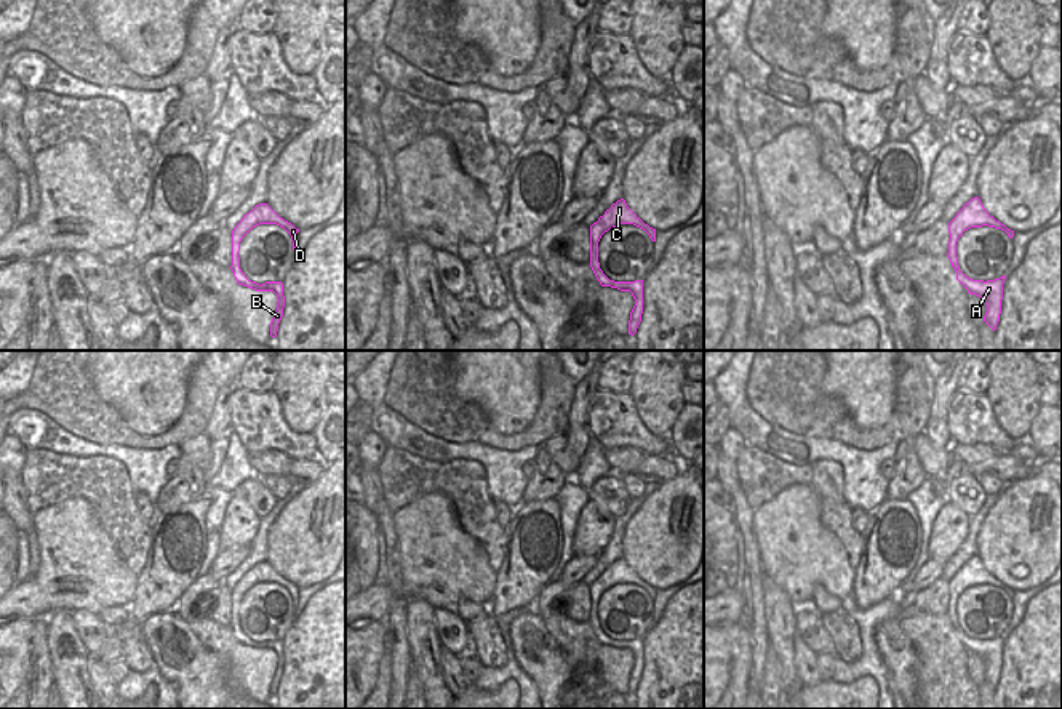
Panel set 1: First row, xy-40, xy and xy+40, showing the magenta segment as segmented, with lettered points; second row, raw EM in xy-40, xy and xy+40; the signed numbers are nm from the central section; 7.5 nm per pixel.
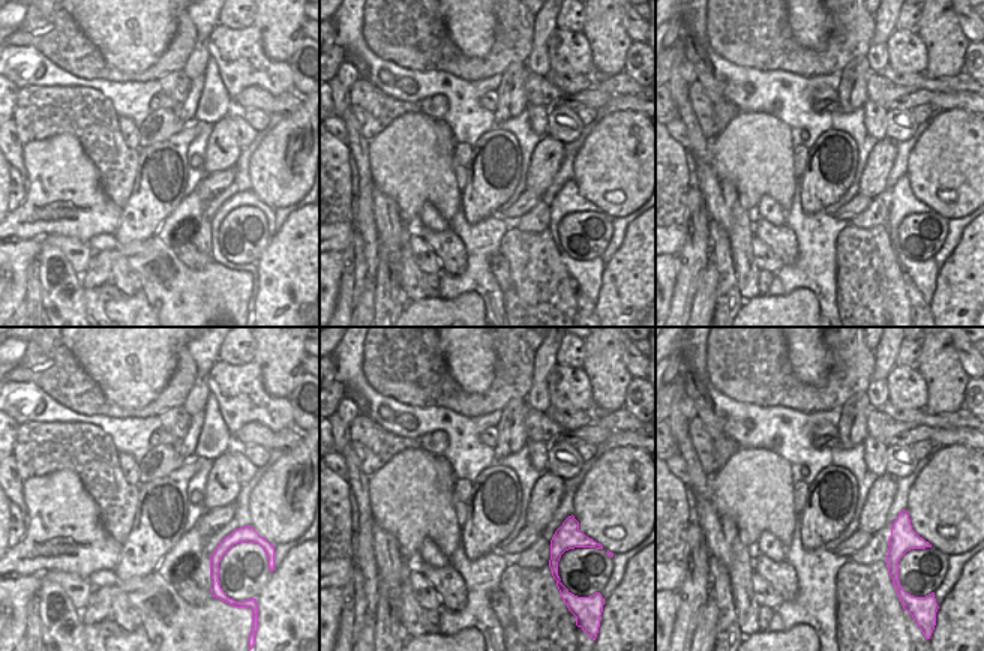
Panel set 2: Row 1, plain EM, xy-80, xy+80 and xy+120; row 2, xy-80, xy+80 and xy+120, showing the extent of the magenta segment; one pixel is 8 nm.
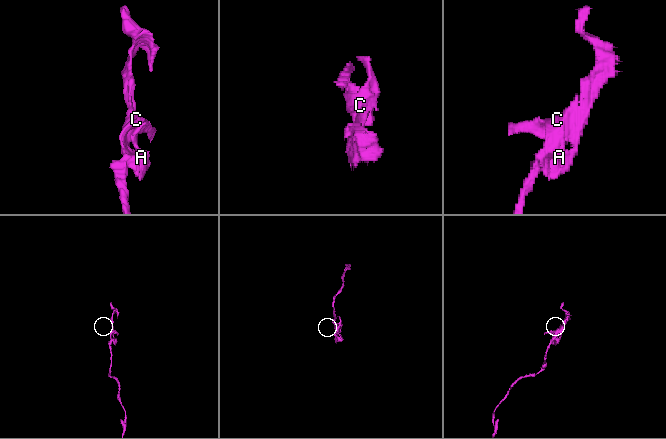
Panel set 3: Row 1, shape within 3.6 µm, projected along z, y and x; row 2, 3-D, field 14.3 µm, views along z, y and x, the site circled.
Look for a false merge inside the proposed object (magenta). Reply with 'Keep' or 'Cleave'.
Cleave.

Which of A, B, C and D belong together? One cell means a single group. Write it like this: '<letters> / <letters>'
A B / C D

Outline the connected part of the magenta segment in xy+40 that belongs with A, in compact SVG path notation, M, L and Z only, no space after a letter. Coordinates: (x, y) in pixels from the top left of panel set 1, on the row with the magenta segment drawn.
M955 269L956 280L968 290L969 294L976 294L984 299L987 312L984 322L995 331L1001 314L1003 283L1006 275L995 280L972 280L966 277L960 269Z

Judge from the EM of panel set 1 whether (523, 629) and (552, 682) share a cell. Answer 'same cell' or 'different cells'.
same cell

